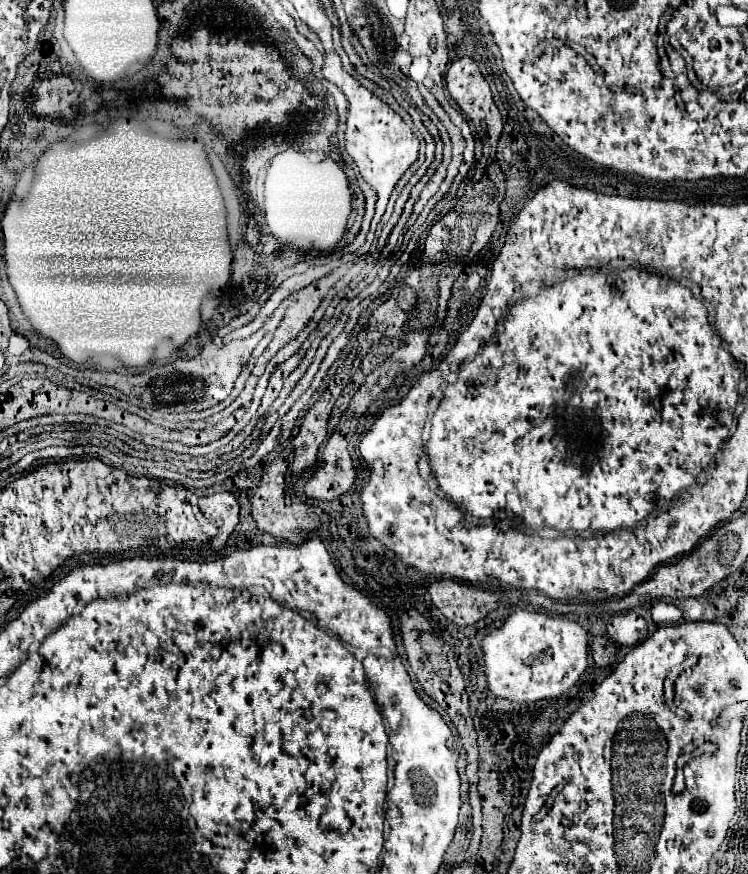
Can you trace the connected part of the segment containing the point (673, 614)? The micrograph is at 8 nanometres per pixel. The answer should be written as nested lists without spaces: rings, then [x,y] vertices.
[[[656,604],[654,606],[654,622],[656,624],[676,624],[682,618],[682,610],[674,604]]]

